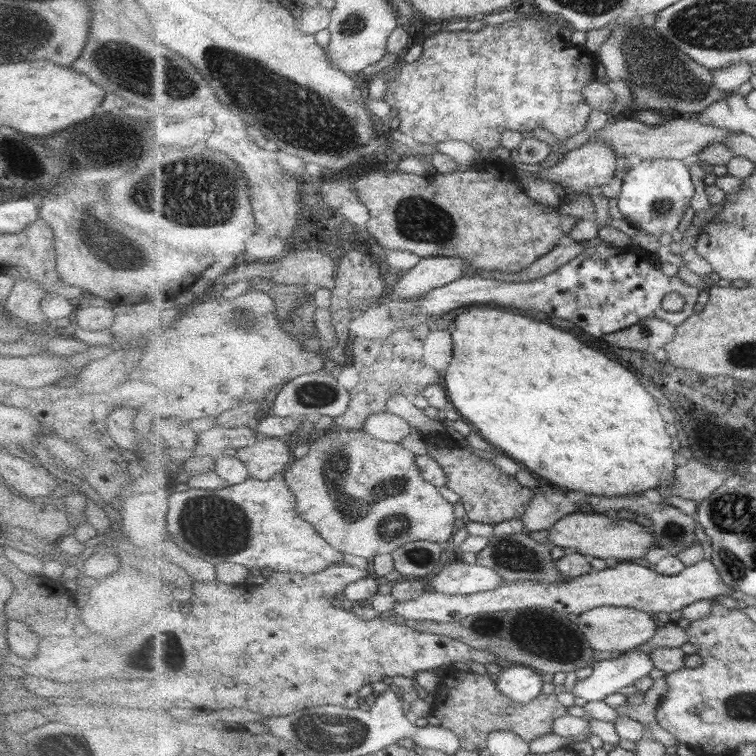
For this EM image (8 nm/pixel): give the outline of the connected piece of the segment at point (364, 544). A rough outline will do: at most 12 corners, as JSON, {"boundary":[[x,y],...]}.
{"boundary":[[331,427],[283,473],[345,555],[449,548],[454,504],[416,456]]}

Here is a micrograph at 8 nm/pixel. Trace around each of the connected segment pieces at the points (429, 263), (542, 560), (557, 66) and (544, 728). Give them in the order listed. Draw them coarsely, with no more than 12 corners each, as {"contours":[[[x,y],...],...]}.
{"contours":[[[424,257],[389,292],[427,295],[465,277],[467,262]],[[493,536],[476,563],[506,581],[566,582],[552,545]],[[547,20],[441,30],[382,99],[430,156],[587,128],[597,53]],[[486,674],[443,678],[431,713],[464,749],[495,731],[528,743],[568,714],[554,693],[529,704]]]}

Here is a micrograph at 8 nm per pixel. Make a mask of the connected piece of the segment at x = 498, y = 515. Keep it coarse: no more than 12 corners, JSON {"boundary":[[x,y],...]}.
{"boundary":[[447,431],[423,436],[469,521],[524,517],[535,490]]}

